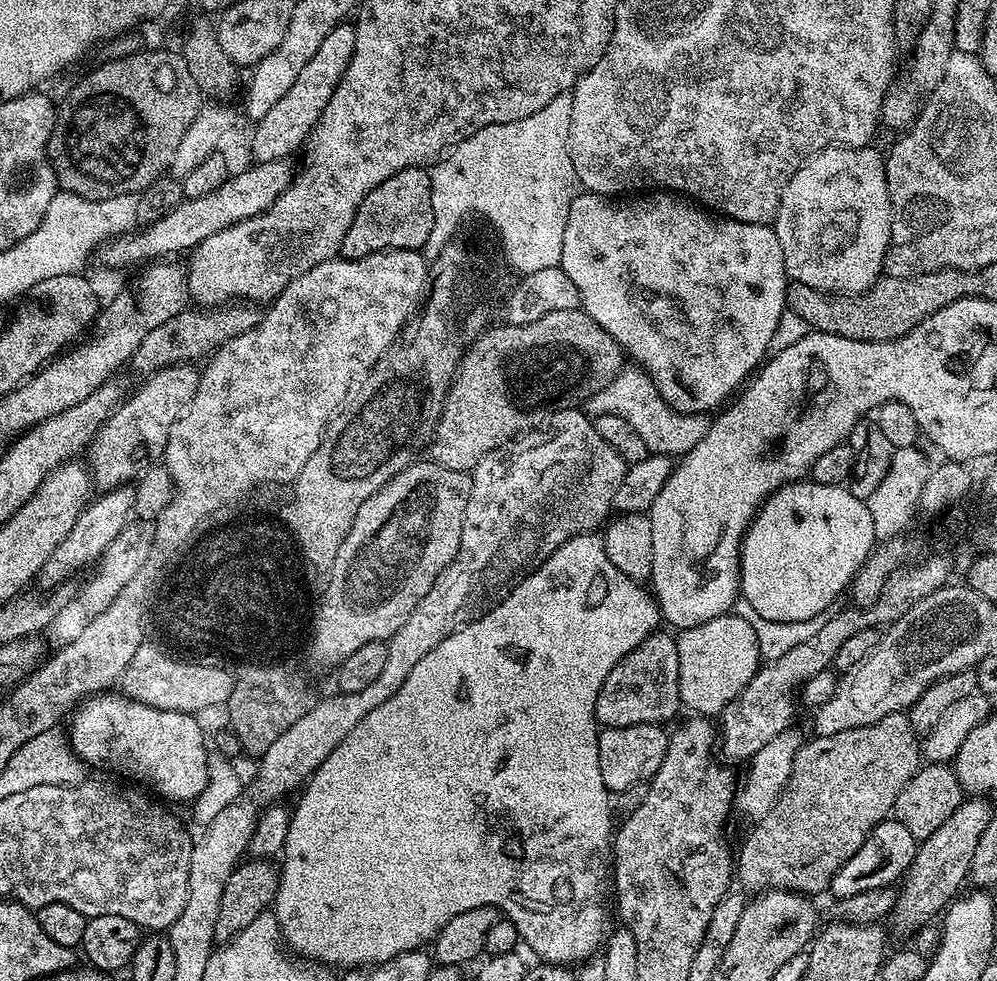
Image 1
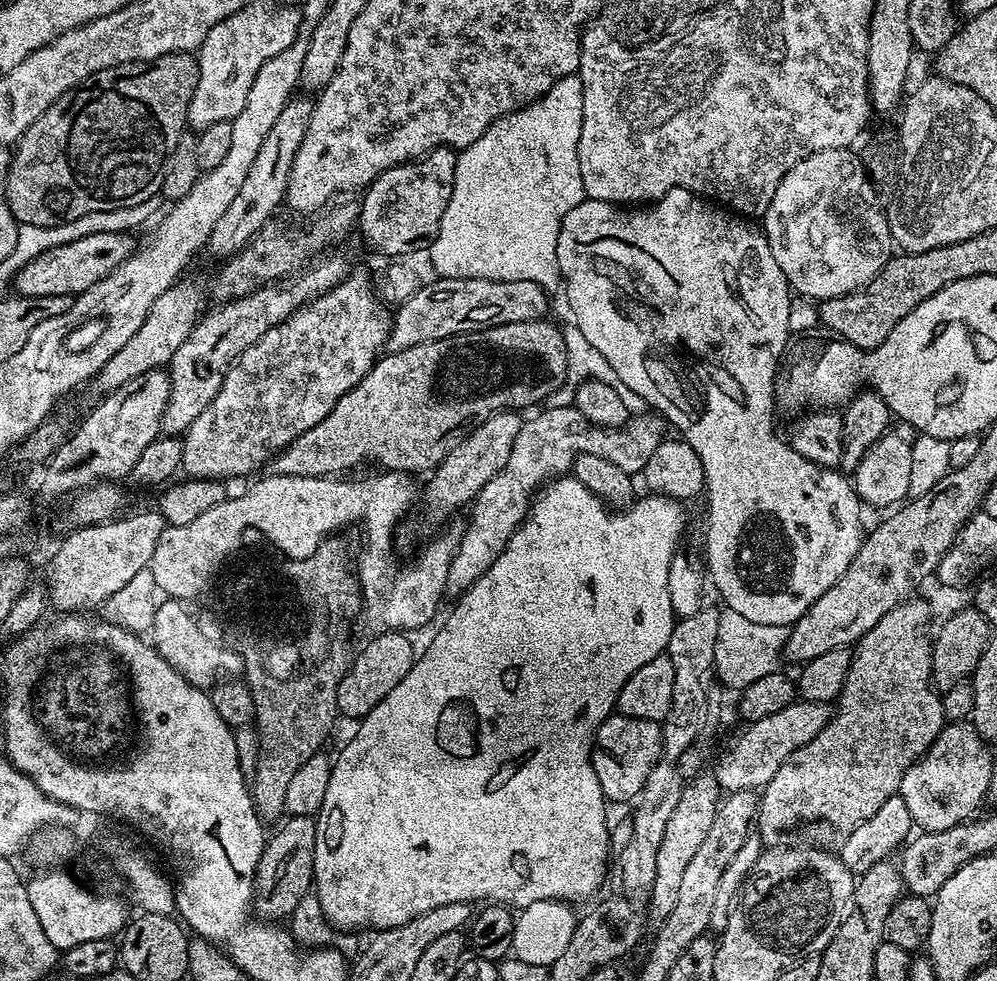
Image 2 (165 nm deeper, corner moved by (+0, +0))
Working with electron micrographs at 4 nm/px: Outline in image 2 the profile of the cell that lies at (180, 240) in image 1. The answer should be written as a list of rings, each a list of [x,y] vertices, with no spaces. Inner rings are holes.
[[[99,232],[86,234],[74,242],[48,248],[38,258],[26,262],[16,272],[14,288],[21,296],[70,296],[90,290],[102,278],[106,278],[122,262],[126,262],[138,247],[132,232]]]

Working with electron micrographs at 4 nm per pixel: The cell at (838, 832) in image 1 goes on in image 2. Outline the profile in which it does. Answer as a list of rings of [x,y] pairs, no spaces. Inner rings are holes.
[[[909,598],[903,604],[899,604],[894,610],[887,612],[882,618],[878,618],[878,622],[874,627],[861,640],[856,641],[852,652],[852,661],[846,674],[846,682],[842,686],[838,699],[835,701],[834,711],[829,715],[827,726],[822,730],[818,730],[818,734],[814,738],[810,738],[810,742],[806,742],[806,746],[794,750],[794,754],[790,754],[790,758],[786,758],[786,762],[782,762],[782,766],[778,766],[778,774],[774,774],[774,778],[770,778],[770,782],[759,793],[758,835],[761,841],[775,841],[772,839],[775,836],[782,835],[787,828],[796,828],[799,824],[812,824],[815,820],[825,820],[826,823],[833,824],[836,828],[844,828],[843,830],[854,829],[862,822],[866,822],[866,818],[871,818],[883,806],[886,798],[899,793],[900,783],[906,774],[906,770],[910,770],[910,766],[924,755],[926,749],[932,745],[934,738],[943,730],[946,723],[941,693],[937,691],[932,682],[933,637],[930,635],[930,632],[928,636],[928,620],[931,621],[932,619],[933,615],[927,601],[923,598]]]

